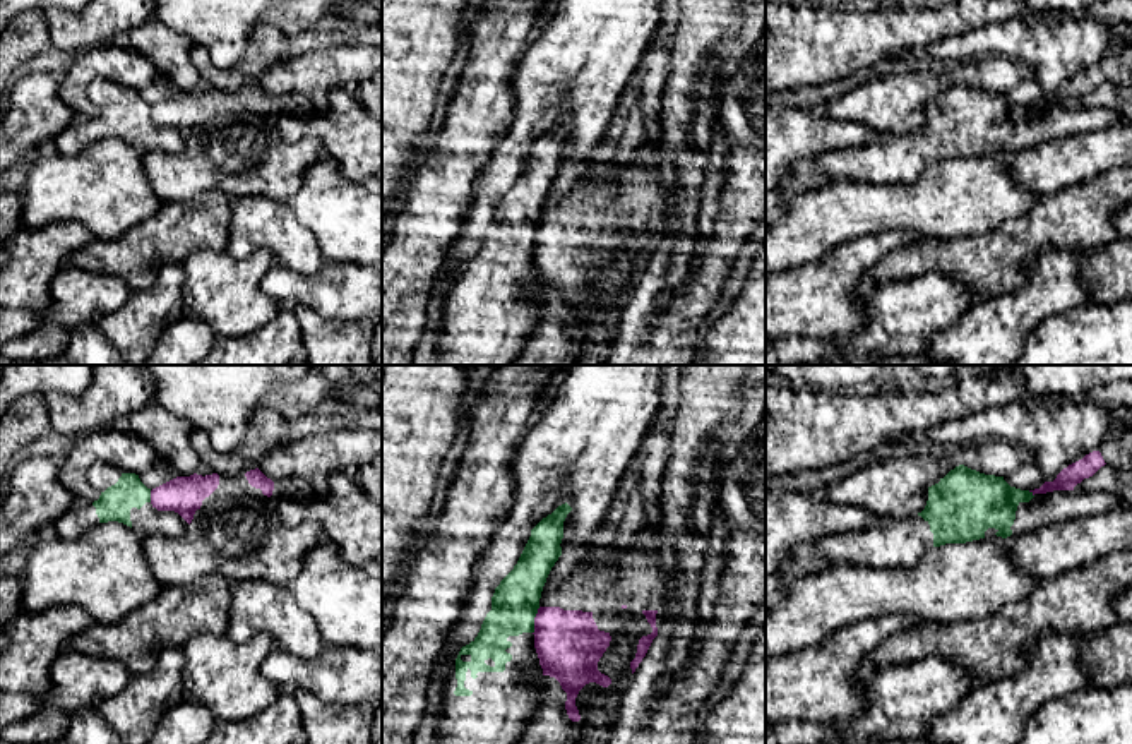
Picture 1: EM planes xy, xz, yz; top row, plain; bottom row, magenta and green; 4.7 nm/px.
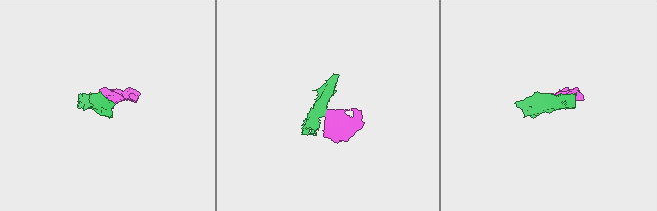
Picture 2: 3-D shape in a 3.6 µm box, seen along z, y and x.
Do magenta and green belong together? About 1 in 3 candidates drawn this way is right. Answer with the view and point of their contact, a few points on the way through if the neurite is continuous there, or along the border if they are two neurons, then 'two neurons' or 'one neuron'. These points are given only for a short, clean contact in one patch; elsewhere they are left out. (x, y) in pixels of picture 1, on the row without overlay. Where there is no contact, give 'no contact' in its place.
xz (535, 237) | along xz (540, 223), (533, 249) | two neurons

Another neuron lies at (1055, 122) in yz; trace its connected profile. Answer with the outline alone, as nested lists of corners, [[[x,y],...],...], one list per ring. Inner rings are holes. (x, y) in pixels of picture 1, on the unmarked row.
[[[959,81],[940,94],[938,99],[928,103],[928,117],[921,129],[906,135],[887,134],[884,139],[867,146],[834,149],[813,158],[812,163],[834,182],[913,183],[933,163],[966,159],[988,154],[993,149],[1002,154],[1024,151],[1052,139],[1101,130],[1117,122],[1123,122],[1118,110],[1087,110],[1082,106],[1033,110],[1029,106],[1010,103],[1004,93],[985,91]]]

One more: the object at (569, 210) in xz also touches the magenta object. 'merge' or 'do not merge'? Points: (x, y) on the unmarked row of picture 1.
merge

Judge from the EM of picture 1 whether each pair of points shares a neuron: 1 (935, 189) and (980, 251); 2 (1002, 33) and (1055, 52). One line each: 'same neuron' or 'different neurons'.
1: different neurons
2: same neuron

